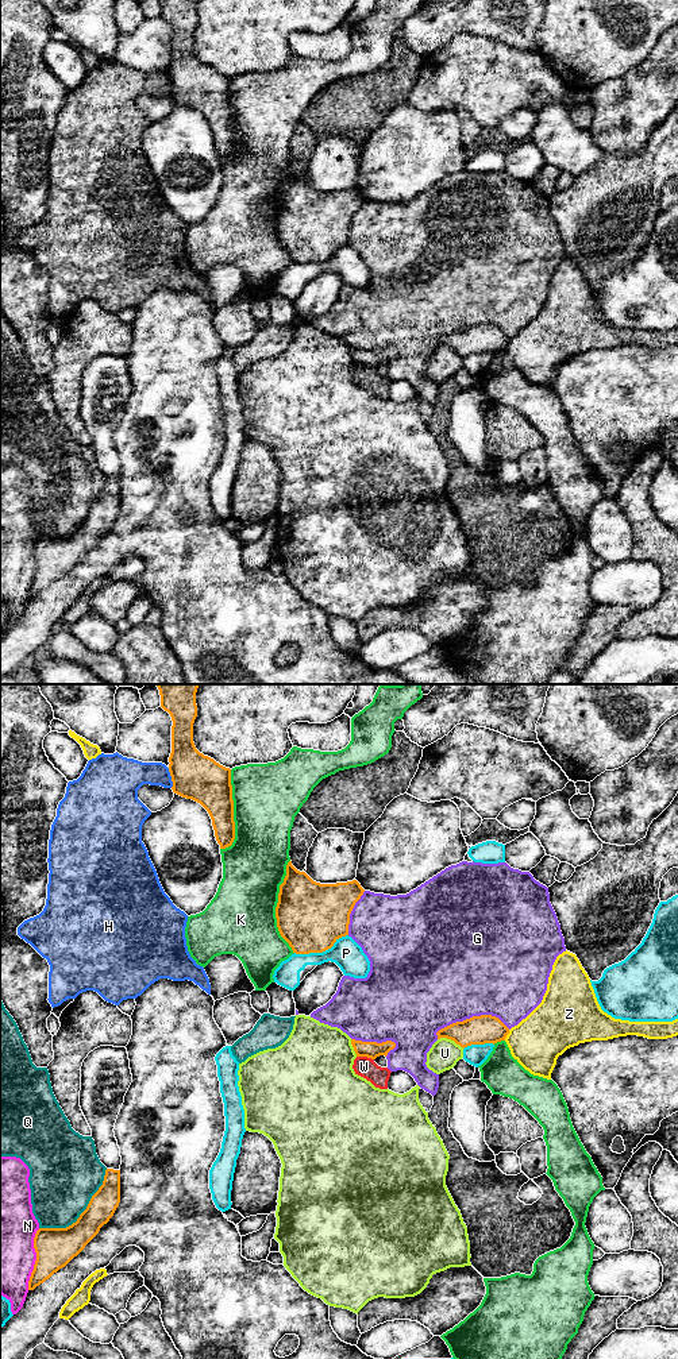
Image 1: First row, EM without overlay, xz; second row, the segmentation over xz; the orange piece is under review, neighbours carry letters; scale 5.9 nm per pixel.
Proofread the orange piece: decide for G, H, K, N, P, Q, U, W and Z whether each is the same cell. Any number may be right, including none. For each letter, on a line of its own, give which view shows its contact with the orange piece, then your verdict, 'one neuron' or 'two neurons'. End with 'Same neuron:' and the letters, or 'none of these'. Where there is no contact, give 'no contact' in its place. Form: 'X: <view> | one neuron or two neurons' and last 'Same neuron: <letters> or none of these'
G: xz | two neurons
H: xz | two neurons
K: xz | two neurons
N: xz | two neurons
P: xz | two neurons
Q: xz | two neurons
U: xz | two neurons
W: xz | two neurons
Z: xz | two neurons
Same neuron: none of these

